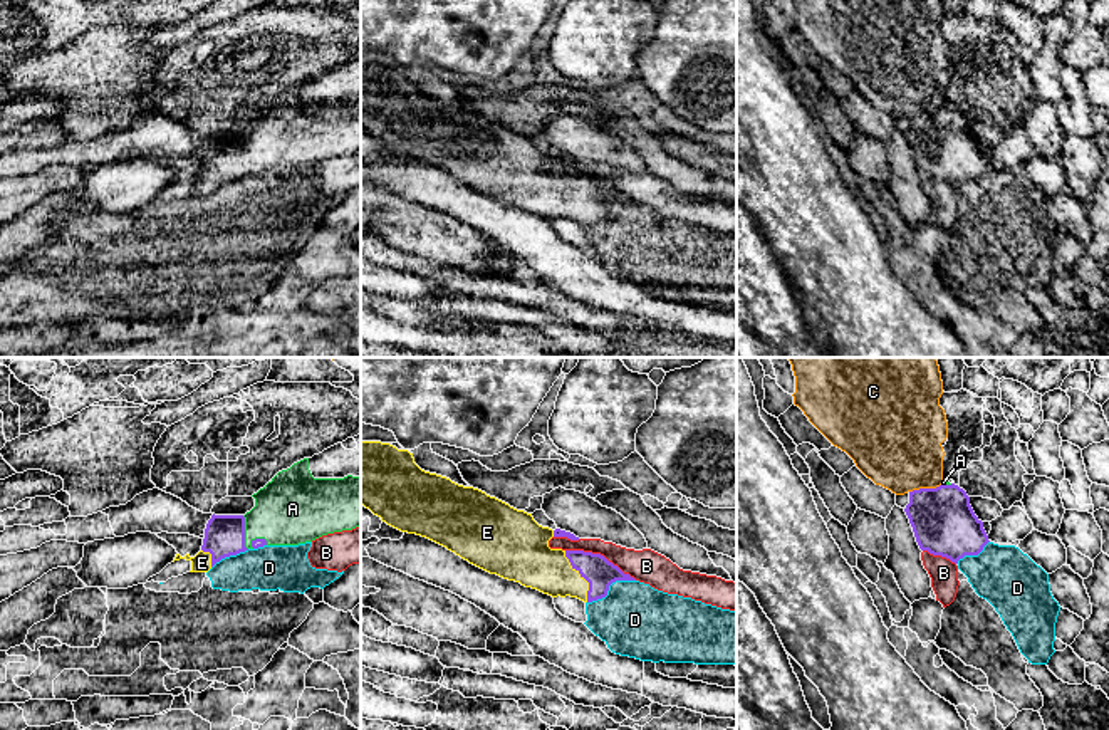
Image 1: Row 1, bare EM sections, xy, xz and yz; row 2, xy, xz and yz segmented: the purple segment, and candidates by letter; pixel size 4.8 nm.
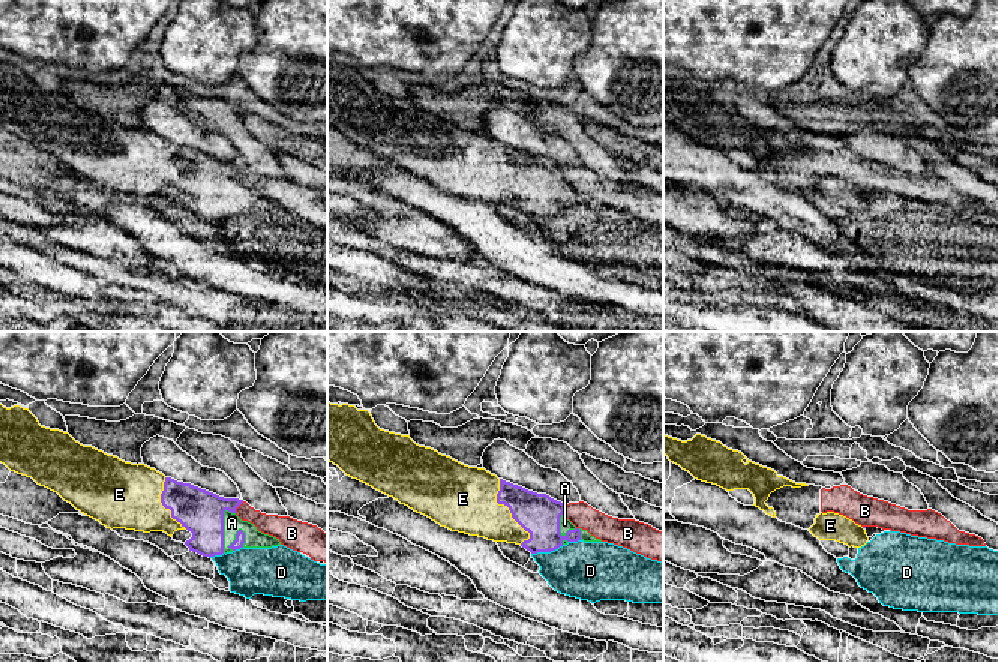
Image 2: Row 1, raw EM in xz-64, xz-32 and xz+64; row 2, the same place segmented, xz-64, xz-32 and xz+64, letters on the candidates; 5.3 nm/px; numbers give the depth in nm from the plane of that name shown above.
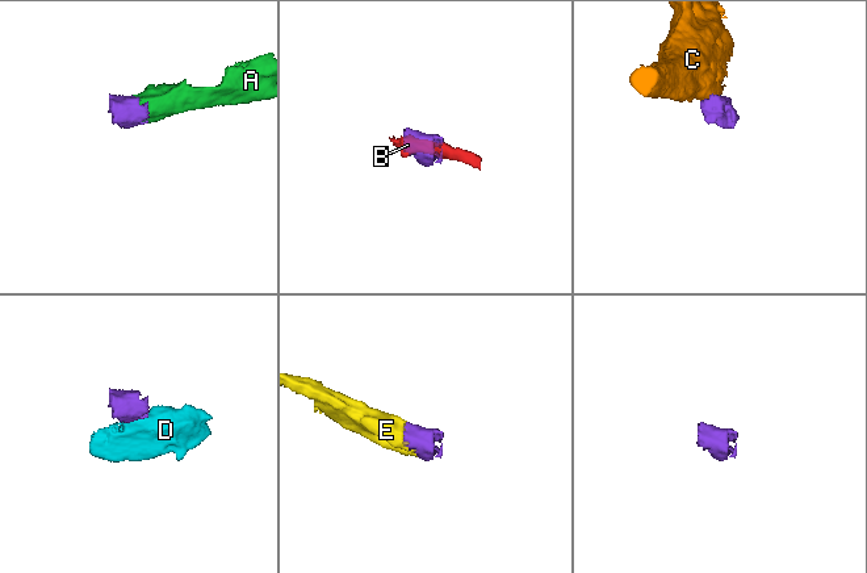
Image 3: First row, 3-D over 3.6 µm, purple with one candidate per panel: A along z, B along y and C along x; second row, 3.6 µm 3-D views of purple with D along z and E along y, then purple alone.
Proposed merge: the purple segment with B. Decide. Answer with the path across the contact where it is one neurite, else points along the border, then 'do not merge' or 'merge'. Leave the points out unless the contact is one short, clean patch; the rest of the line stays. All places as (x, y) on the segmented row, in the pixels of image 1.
border xz (566, 549), (599, 552), (636, 579); do not merge

